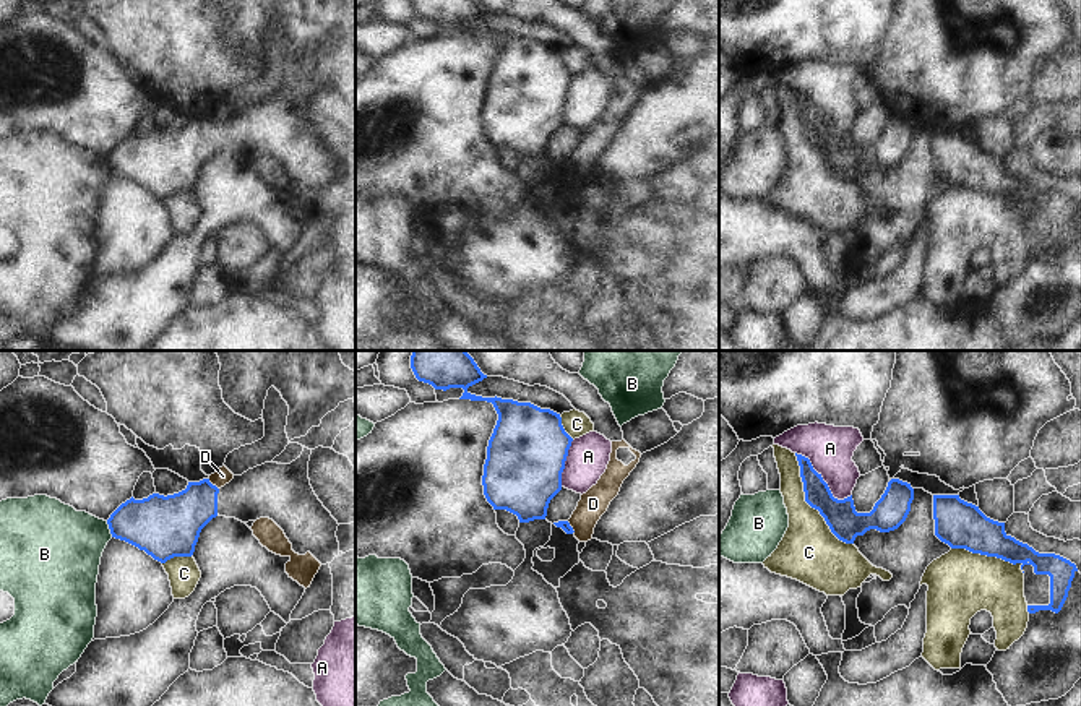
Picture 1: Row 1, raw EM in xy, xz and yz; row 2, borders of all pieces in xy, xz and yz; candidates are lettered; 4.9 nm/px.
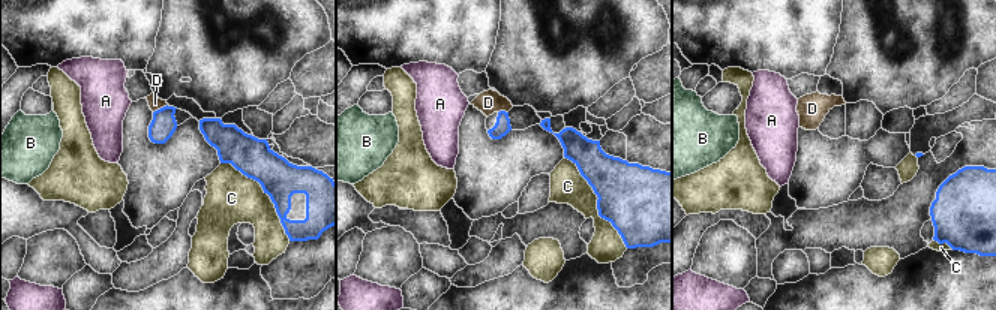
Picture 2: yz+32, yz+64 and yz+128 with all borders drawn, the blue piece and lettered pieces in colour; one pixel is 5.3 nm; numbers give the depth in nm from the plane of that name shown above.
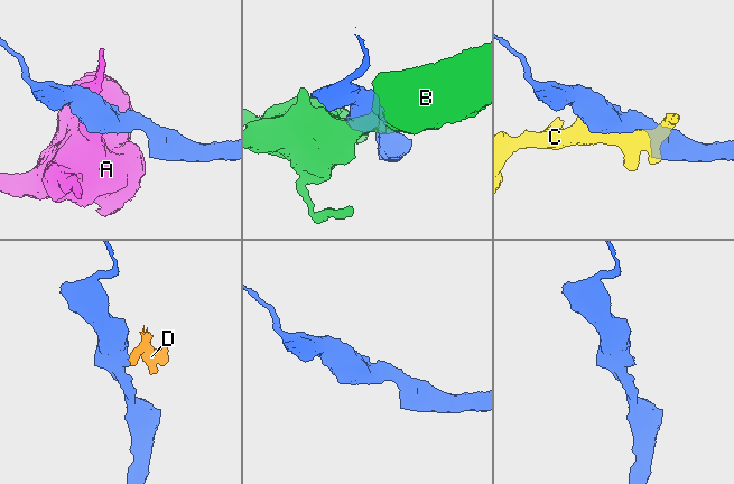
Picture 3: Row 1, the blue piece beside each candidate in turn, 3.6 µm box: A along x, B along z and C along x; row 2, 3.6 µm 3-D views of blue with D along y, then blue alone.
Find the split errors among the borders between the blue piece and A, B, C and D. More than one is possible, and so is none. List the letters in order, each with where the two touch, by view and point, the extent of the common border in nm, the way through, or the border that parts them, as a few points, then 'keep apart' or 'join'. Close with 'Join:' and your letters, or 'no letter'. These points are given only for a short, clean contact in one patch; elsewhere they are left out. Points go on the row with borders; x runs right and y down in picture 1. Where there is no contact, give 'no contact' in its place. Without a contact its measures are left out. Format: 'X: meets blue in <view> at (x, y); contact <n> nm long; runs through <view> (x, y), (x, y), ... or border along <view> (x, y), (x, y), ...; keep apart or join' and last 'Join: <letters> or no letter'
A: meets blue in yz at (823, 481); contact 360 nm long; keep apart
B: meets blue in xy at (109, 528); contact 90 nm long; keep apart
C: meets blue in yz at (809, 503); contact 550 nm long; keep apart
D: meets blue in xy at (211, 484); contact 80 nm long; keep apart
Join: no letter

